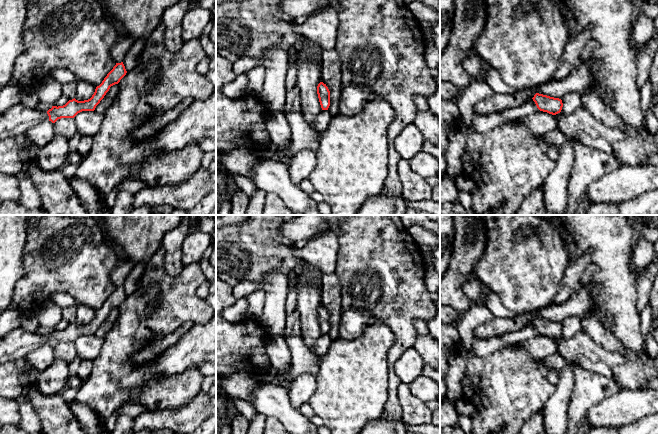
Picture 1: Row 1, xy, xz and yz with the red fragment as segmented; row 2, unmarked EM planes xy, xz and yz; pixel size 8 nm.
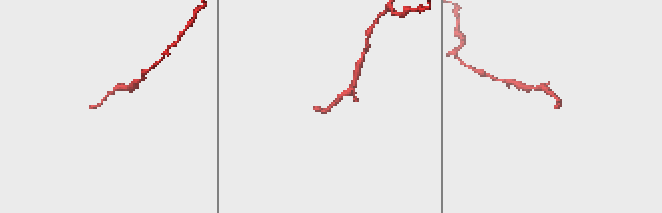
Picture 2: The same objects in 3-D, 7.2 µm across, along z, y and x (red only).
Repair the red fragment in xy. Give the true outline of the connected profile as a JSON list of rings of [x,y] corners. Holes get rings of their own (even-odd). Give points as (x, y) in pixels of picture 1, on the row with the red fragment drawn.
[[[123,62],[116,63],[88,100],[78,101],[74,98],[63,106],[52,106],[48,111],[27,108],[21,103],[10,107],[0,115],[0,141],[26,134],[32,127],[43,121],[49,120],[55,123],[61,118],[74,118],[82,111],[94,111],[110,87],[118,84],[126,73]]]

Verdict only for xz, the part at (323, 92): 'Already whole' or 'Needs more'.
Already whole

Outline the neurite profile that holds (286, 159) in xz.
[[[291,140],[287,142],[285,145],[278,147],[279,150],[283,153],[283,157],[281,158],[280,162],[284,164],[287,168],[289,167],[291,158],[293,157],[289,155],[290,147],[291,147]]]

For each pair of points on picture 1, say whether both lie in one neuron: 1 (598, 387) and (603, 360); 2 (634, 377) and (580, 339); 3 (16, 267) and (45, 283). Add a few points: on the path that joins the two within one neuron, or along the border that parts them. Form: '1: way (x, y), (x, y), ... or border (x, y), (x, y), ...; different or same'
1: border (579, 365), (612, 380); different
2: border (623, 355), (626, 361), (612, 367), (612, 379); different
3: border (24, 248), (24, 275), (15, 285), (13, 293); different

